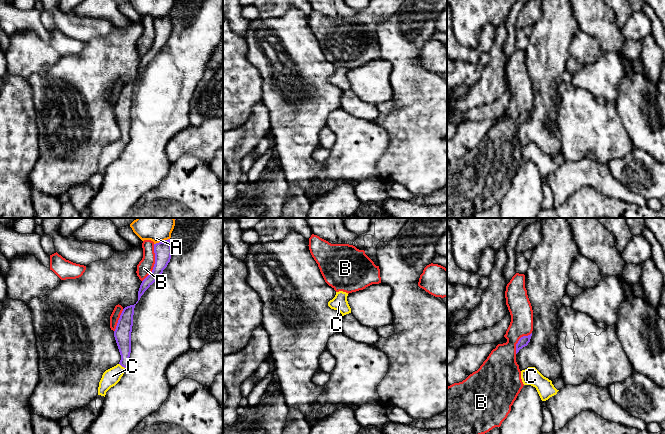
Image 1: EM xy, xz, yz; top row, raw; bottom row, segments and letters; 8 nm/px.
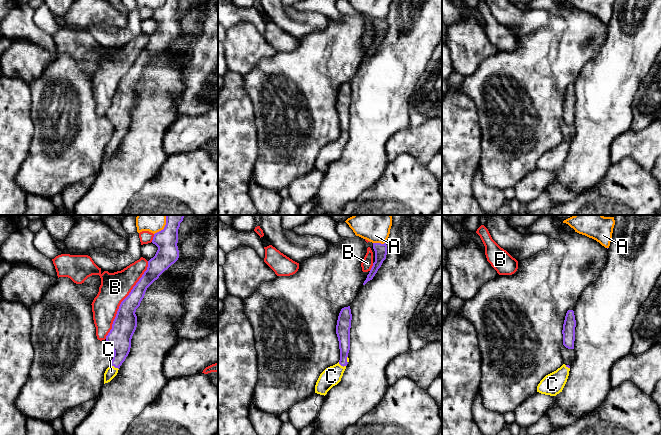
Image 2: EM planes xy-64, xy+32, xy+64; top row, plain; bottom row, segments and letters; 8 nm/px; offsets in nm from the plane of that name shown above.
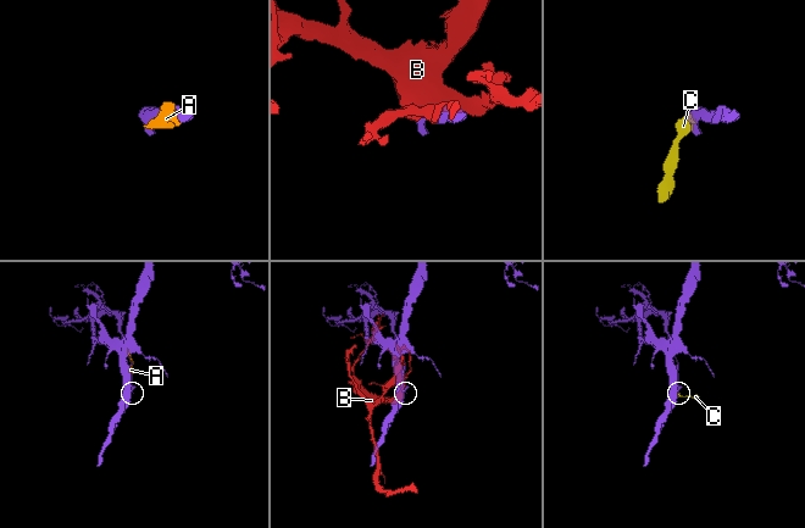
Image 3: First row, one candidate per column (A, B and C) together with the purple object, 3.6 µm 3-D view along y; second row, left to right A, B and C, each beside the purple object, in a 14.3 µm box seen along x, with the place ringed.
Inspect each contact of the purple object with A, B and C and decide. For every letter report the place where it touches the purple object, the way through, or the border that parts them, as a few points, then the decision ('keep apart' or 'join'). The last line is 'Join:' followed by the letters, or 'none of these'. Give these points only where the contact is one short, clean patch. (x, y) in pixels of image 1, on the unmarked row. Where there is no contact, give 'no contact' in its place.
A: meets purple in xy at (161, 18); keep apart
B: meets purple in xy at (155, 39); keep apart
C: meets purple in xy at (122, 142); runs through xy (122, 111), (122, 142), (112, 152); join
Join: C

